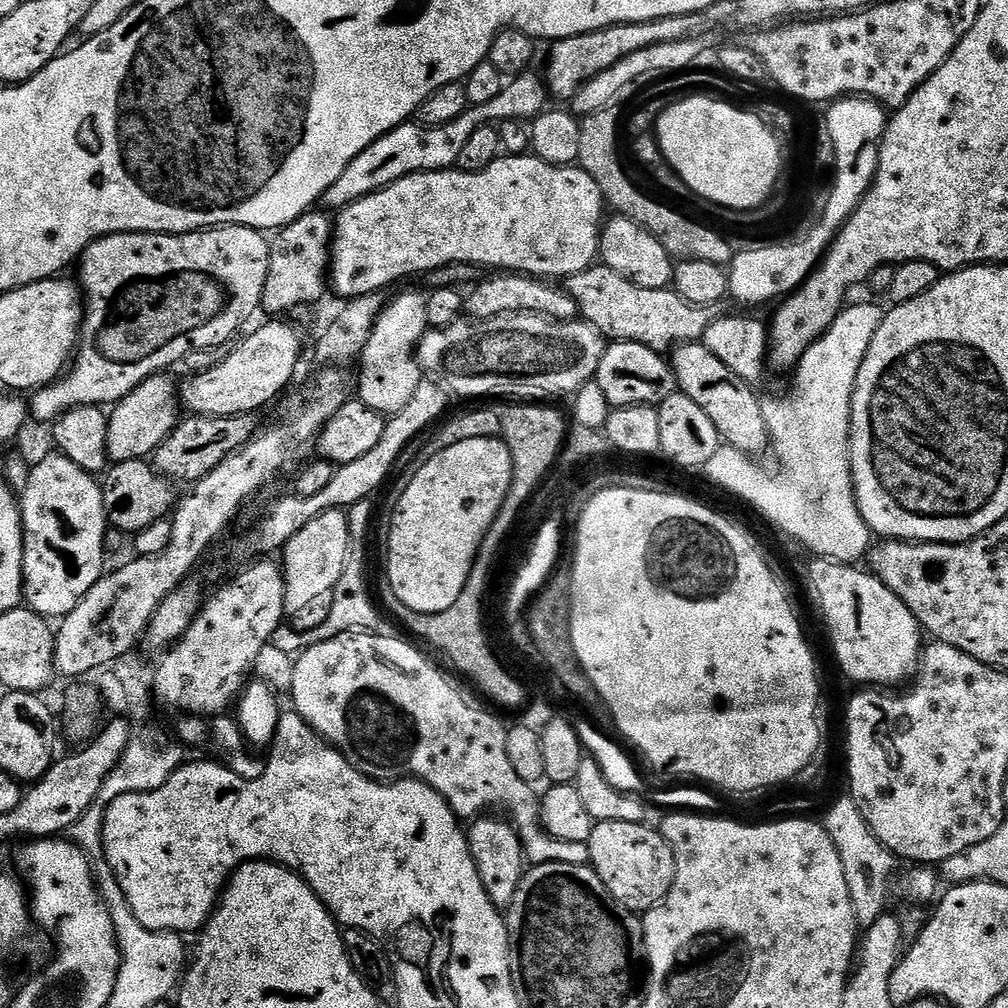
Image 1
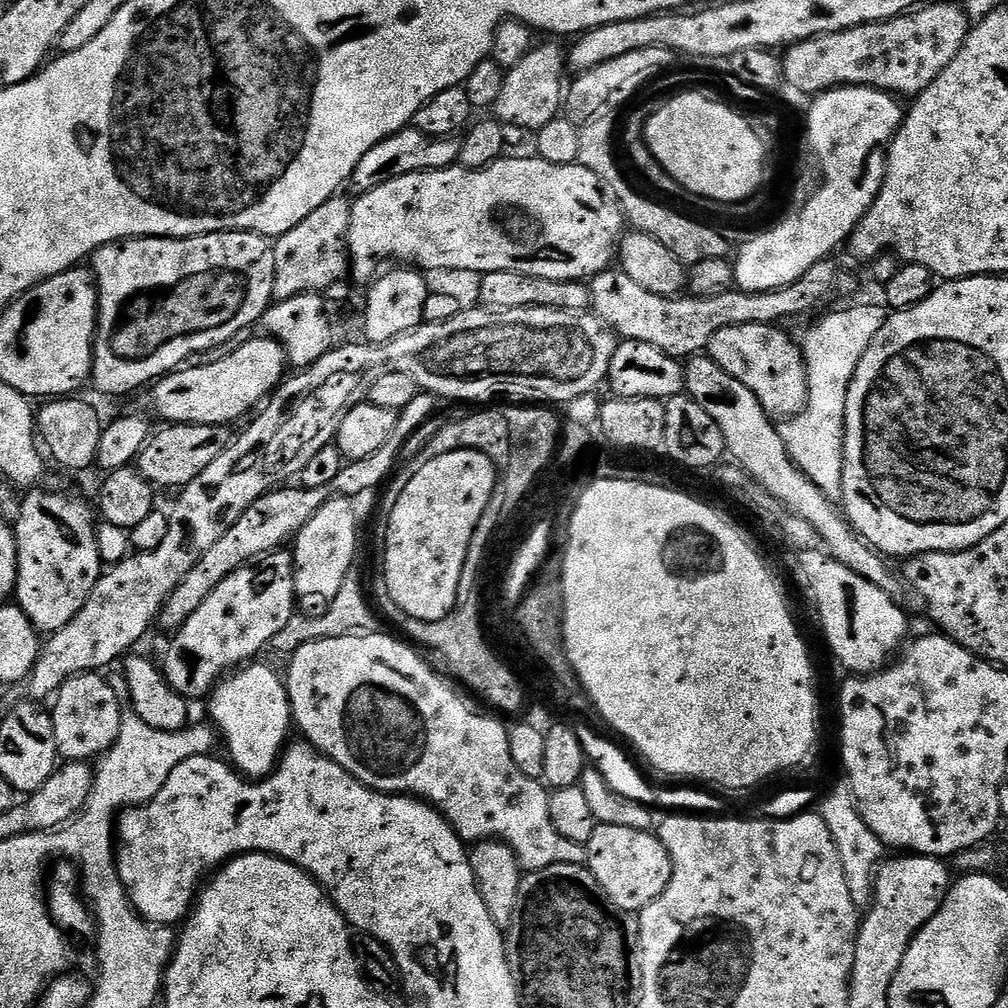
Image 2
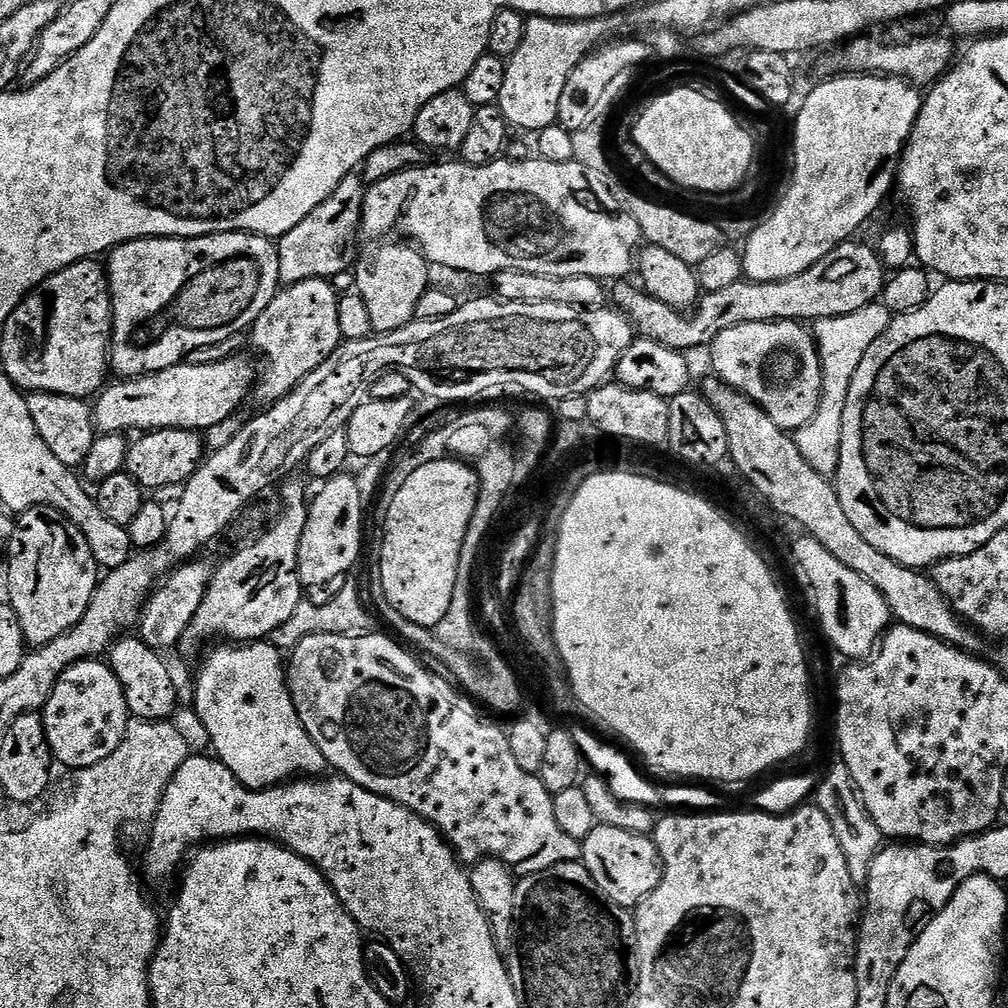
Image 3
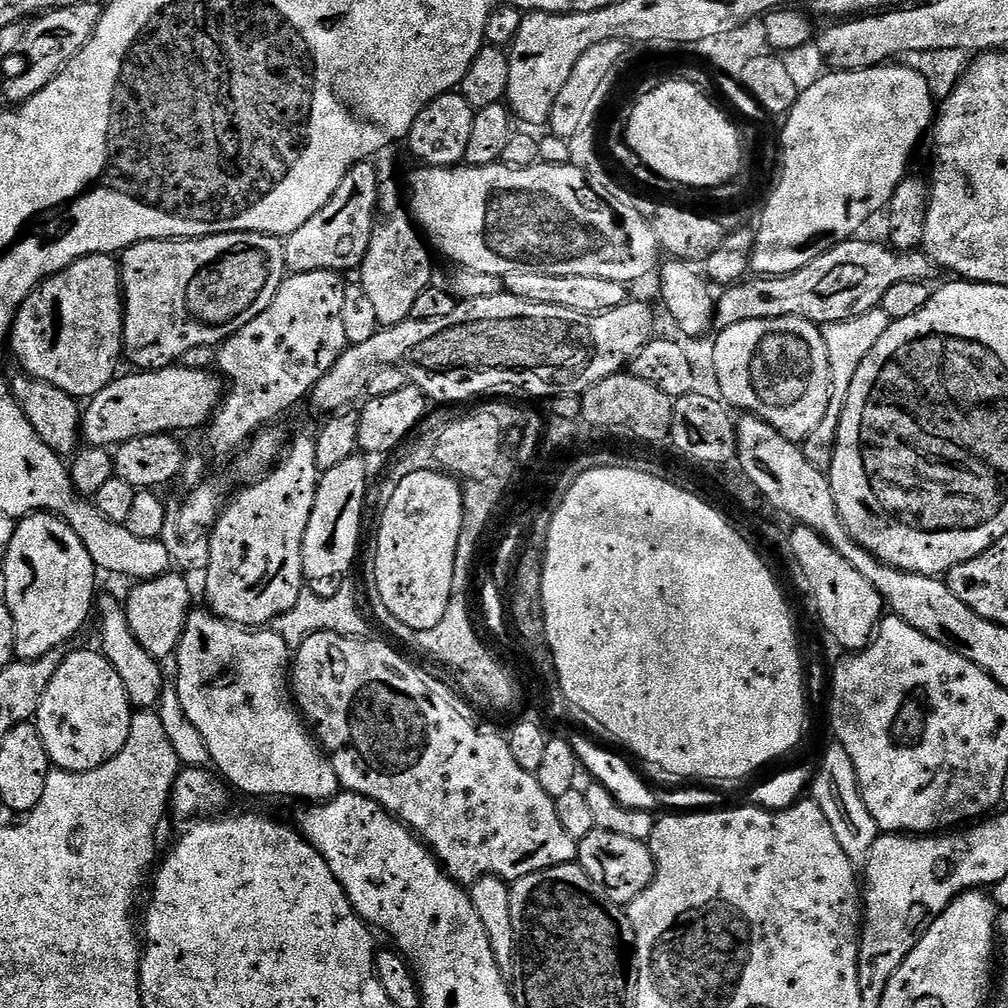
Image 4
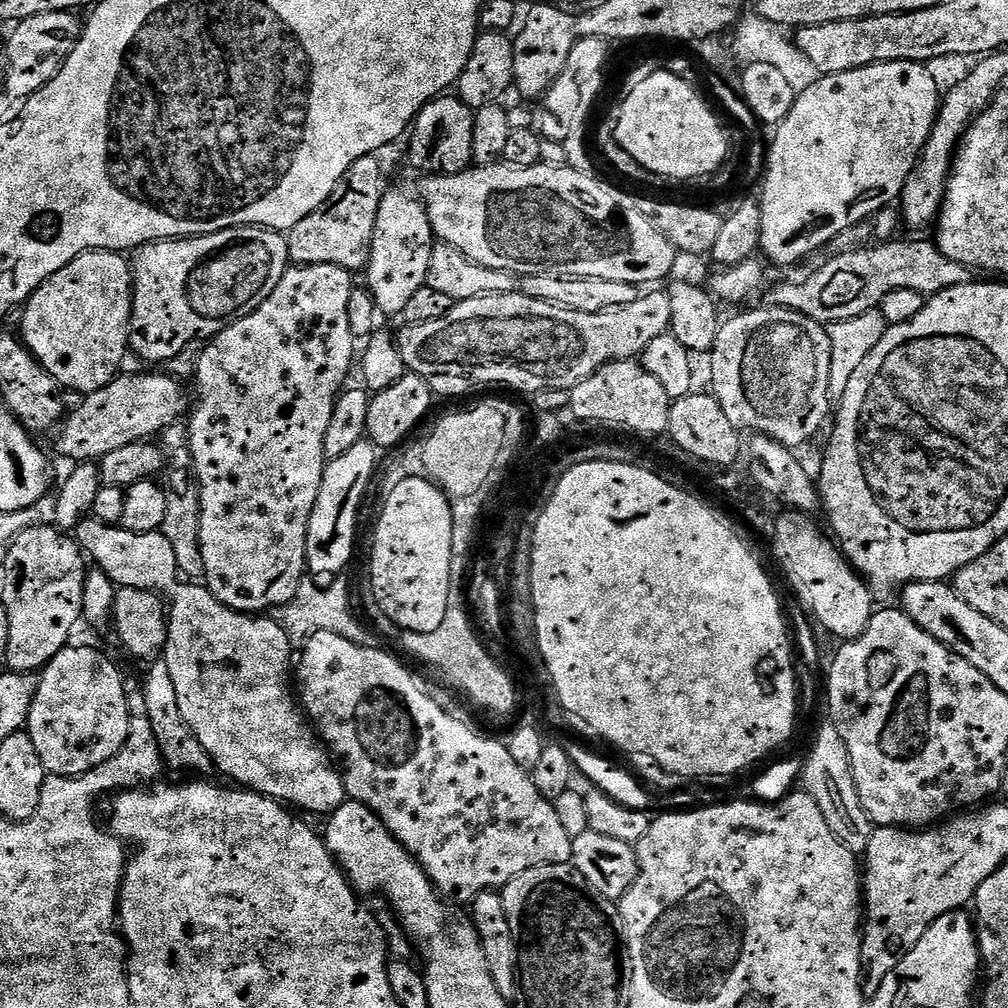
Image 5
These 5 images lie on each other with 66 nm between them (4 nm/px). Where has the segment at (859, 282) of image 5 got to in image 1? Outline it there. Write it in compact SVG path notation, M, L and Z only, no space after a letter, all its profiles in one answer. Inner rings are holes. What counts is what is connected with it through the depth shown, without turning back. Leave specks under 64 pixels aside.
M603 262L584 272L567 277L566 291L574 298L579 315L593 324L609 341L638 342L661 354L671 353L677 346L703 341L708 327L717 319L715 307L707 308L686 302L671 287L643 288L622 274L614 274Z

